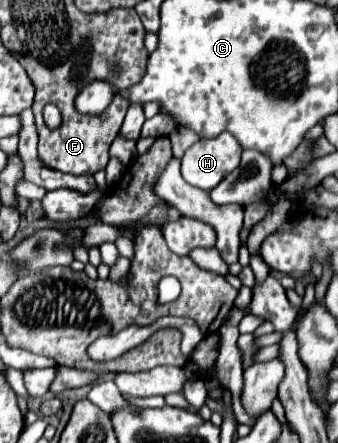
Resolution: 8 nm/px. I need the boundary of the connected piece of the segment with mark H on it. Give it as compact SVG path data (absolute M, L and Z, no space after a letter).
M221 132L213 140L199 140L181 158L181 174L189 184L211 190L239 166L241 152L229 132Z

